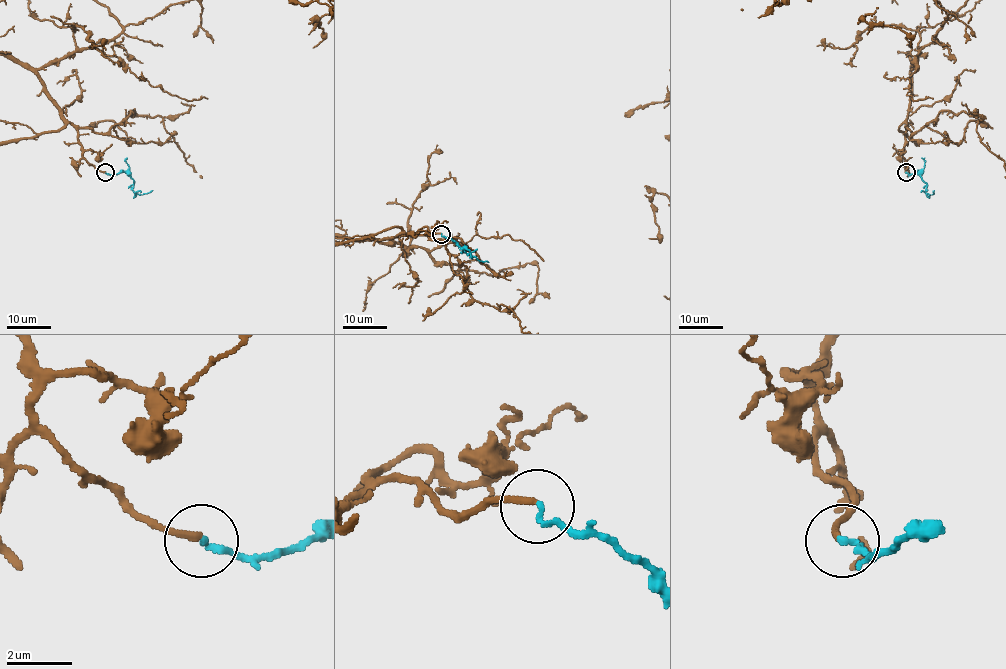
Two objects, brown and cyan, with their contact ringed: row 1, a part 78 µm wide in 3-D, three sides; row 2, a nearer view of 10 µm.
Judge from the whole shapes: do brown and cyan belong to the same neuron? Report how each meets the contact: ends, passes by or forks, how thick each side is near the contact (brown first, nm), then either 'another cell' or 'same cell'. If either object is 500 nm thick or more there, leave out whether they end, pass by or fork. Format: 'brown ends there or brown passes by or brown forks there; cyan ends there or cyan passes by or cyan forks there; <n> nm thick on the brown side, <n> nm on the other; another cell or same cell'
brown ends there; cyan ends there; 220 nm thick on the brown side, 160 nm on the other; same cell

